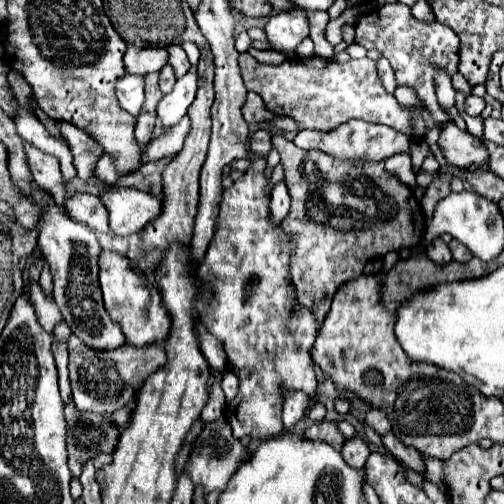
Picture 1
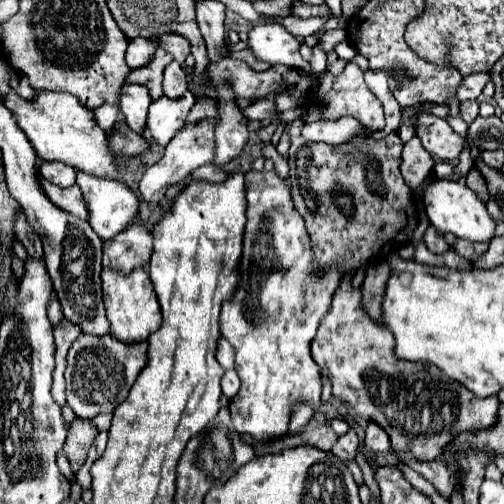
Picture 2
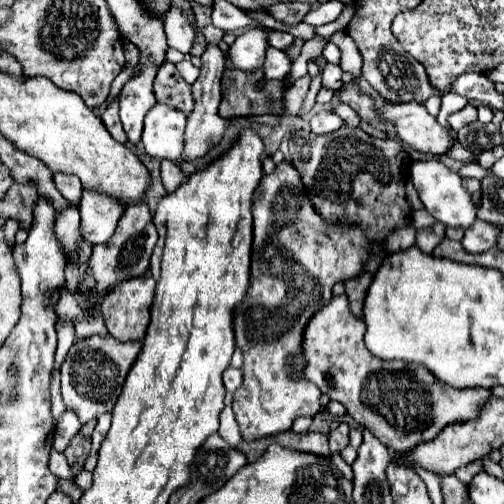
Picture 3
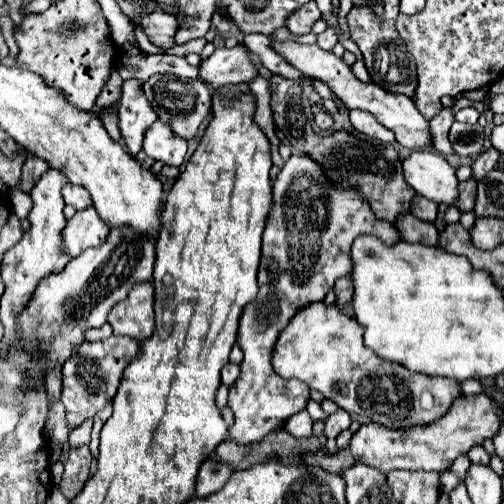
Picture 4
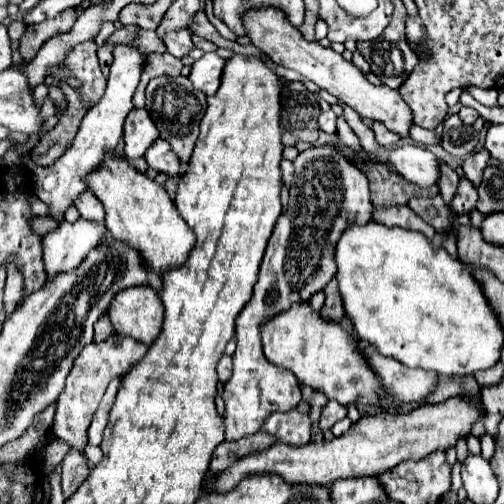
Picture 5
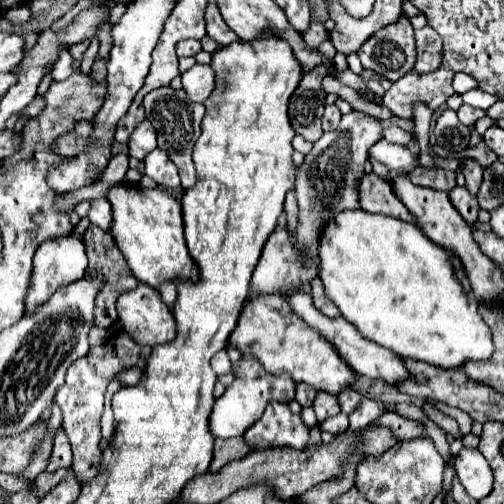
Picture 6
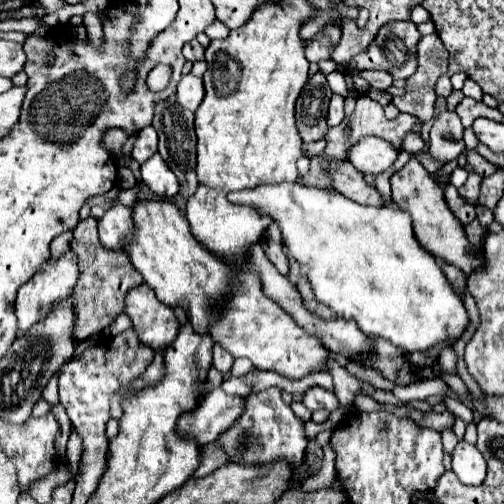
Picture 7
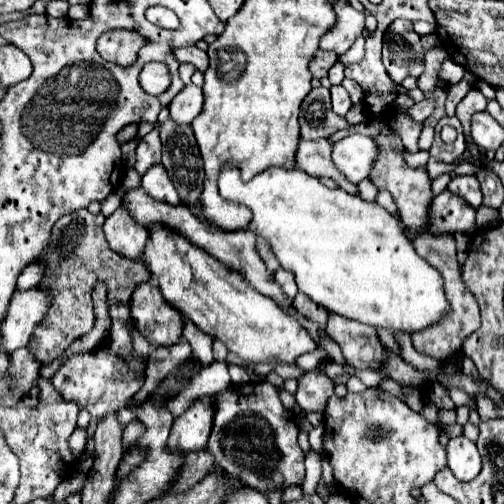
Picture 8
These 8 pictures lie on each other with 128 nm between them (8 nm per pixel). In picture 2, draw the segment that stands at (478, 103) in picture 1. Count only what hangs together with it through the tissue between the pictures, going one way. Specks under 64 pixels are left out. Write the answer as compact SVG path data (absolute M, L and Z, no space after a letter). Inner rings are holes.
M466 100L466 102L462 102L460 114L462 114L464 122L470 124L478 116L478 100Z

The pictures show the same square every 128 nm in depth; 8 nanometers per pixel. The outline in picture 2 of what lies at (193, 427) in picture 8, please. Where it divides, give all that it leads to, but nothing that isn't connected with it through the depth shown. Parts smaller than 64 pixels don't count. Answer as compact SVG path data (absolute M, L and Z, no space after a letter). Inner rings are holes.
M246 172L246 198L248 198L248 222L244 228L244 248L238 266L238 286L232 300L222 304L220 334L232 344L236 352L236 372L242 380L240 392L230 400L230 416L238 434L250 434L252 438L266 442L282 438L288 432L290 410L296 400L306 400L314 408L320 406L320 368L310 356L310 342L316 336L320 320L326 316L332 300L332 292L340 286L340 270L326 268L316 278L312 274L312 250L304 228L302 216L292 208L290 186L276 176L276 172Z

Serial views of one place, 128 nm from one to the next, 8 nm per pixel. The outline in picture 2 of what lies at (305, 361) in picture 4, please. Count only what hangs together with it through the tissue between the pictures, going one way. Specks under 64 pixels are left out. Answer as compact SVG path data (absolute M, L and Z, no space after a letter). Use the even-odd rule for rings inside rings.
M342 280L332 296L332 306L312 342L312 358L320 366L320 372L332 378L336 398L348 402L364 418L376 420L388 432L394 450L408 450L420 460L440 460L442 450L456 434L496 424L500 406L496 396L478 398L432 364L400 360L394 354L392 332L380 320L372 320L366 314L362 292L352 288L350 280Z

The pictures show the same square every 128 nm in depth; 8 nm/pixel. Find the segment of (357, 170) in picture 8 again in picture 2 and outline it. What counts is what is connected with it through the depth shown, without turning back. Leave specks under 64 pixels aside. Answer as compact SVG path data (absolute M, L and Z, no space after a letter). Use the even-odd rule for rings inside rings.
M432 178L430 186L424 192L424 206L430 224L442 234L452 232L456 238L464 238L470 242L490 242L496 236L496 222L490 218L486 204L462 182Z

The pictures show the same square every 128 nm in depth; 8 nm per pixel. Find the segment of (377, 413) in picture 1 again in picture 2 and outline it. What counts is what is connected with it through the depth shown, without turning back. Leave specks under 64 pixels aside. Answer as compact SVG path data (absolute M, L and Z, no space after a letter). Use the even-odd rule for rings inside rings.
M370 420L368 428L366 428L366 448L370 448L372 452L390 452L390 440L388 434L384 432L384 428L380 428L374 420Z

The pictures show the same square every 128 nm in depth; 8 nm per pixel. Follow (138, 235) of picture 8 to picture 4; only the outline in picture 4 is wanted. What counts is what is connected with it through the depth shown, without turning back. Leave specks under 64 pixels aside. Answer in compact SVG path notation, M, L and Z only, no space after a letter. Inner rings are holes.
M66 184L62 188L62 196L64 196L64 202L70 204L70 206L74 206L76 210L84 210L84 208L92 206L92 198L88 196L88 190L80 188L80 186Z

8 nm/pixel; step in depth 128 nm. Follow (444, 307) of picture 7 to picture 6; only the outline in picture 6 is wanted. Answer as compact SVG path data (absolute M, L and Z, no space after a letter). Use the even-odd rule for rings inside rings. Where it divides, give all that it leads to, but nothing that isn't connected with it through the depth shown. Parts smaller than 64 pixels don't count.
M344 210L330 220L322 232L320 260L320 278L326 296L364 338L392 350L404 360L412 358L444 370L462 368L466 362L490 360L494 352L492 332L478 312L478 302L470 300L464 292L454 274L448 252L424 236L424 232L414 224L392 216L368 214L364 210Z

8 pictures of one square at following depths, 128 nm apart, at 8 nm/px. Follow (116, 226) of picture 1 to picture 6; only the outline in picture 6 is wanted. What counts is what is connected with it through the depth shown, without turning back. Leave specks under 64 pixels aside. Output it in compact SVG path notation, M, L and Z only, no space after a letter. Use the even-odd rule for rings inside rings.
M74 230L70 234L56 236L52 240L46 240L44 244L40 244L40 248L36 250L32 284L30 284L30 290L26 296L26 312L32 312L32 308L38 308L40 304L44 304L44 300L48 300L48 296L52 296L52 292L56 292L56 288L62 288L64 284L68 284L72 280L80 280L80 276L84 276L86 268L88 268L88 256L86 256L84 236L76 236Z

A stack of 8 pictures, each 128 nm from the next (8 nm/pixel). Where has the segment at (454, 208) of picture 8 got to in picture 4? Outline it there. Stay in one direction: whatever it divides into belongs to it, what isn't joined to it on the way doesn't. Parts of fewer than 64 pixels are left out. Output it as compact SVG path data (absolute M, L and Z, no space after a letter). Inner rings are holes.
M470 178L466 182L460 182L460 196L458 196L458 210L460 212L472 212L476 200L476 180Z

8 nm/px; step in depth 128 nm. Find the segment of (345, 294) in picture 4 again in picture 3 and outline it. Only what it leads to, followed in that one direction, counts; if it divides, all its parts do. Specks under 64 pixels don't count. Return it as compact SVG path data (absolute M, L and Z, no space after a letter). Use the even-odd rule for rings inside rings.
M362 272L350 280L346 280L346 296L350 300L350 310L354 316L362 318L362 310L364 310L364 296L368 292L368 286L372 282L372 274Z

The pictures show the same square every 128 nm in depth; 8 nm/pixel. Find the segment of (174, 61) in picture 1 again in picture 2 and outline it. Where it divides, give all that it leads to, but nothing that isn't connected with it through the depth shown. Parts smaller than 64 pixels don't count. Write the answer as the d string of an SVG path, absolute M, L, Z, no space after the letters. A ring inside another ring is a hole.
M164 36L164 40L160 40L160 46L172 54L172 58L178 62L178 64L184 64L186 56L190 54L190 46L186 42L186 38L182 36Z

